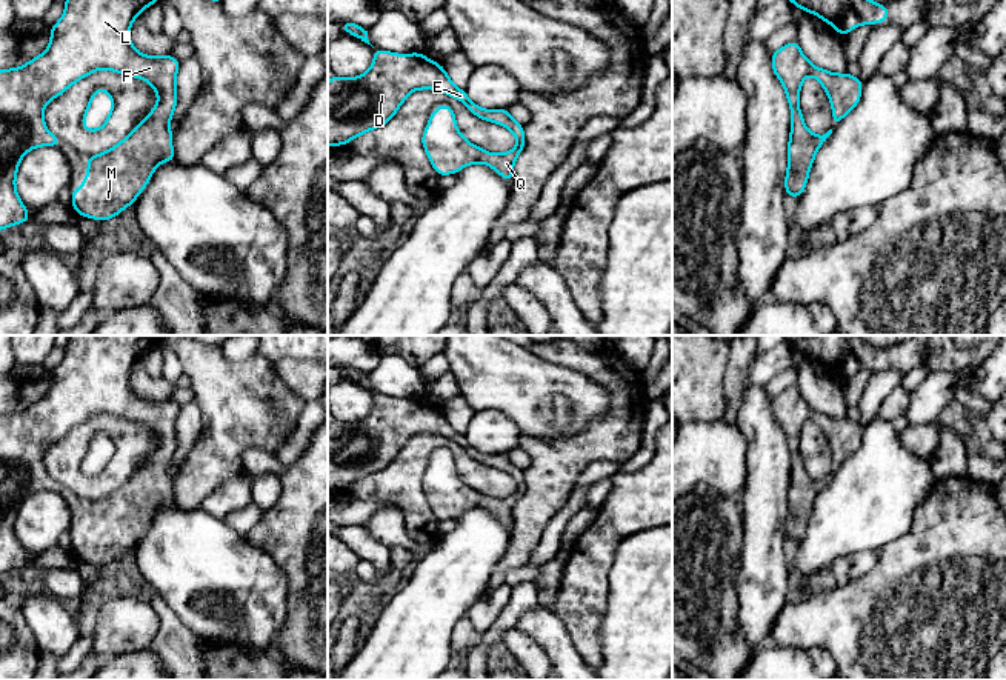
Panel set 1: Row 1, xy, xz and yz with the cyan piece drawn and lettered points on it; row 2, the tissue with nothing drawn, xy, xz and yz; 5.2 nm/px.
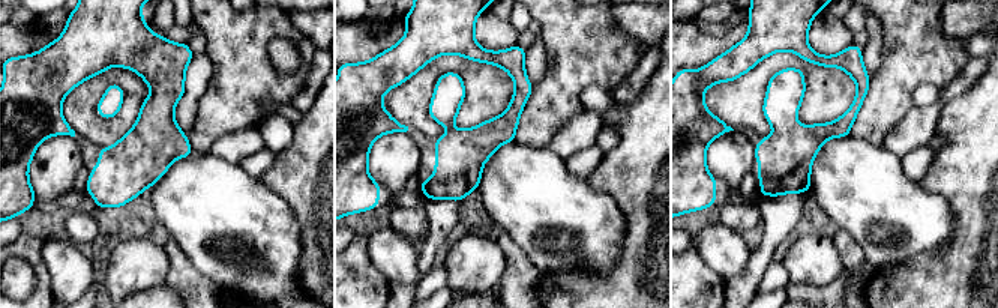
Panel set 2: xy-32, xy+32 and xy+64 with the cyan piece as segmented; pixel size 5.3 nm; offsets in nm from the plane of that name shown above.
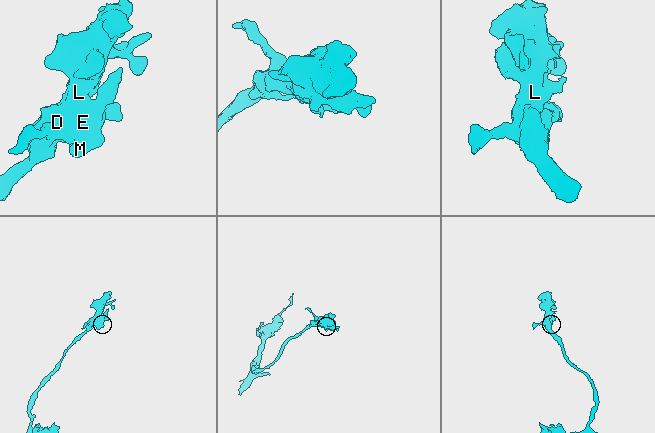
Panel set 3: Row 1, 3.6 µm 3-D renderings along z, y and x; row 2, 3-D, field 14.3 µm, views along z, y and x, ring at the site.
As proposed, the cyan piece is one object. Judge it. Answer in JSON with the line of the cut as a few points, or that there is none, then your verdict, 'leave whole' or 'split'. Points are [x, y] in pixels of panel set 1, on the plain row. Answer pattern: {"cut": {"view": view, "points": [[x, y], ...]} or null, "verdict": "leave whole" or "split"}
{"cut": null, "verdict": "leave whole"}

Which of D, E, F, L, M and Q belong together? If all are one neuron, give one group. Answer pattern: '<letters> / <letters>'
D E F L M Q

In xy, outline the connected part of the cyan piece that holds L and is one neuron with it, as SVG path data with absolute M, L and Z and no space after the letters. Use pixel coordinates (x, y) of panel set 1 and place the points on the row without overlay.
M71 335L65 345L65 358L51 371L51 388L45 397L20 412L0 415L0 574L29 565L29 555L15 534L23 500L38 491L62 491L60 483L45 469L45 451L91 417L108 414L143 423L155 434L158 446L120 488L103 498L88 500L88 517L83 531L72 532L71 551L82 562L108 566L134 549L160 508L175 506L169 468L178 446L175 422L180 406L174 400L143 400L129 383L135 362L157 348L162 338L163 335Z

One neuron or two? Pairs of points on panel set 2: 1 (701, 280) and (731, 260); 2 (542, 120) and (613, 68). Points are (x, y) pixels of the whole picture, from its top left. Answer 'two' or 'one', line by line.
1: two
2: one

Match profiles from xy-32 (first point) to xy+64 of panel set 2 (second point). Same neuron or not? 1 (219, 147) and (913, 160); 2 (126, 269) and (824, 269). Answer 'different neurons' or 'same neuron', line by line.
1: different neurons
2: same neuron

